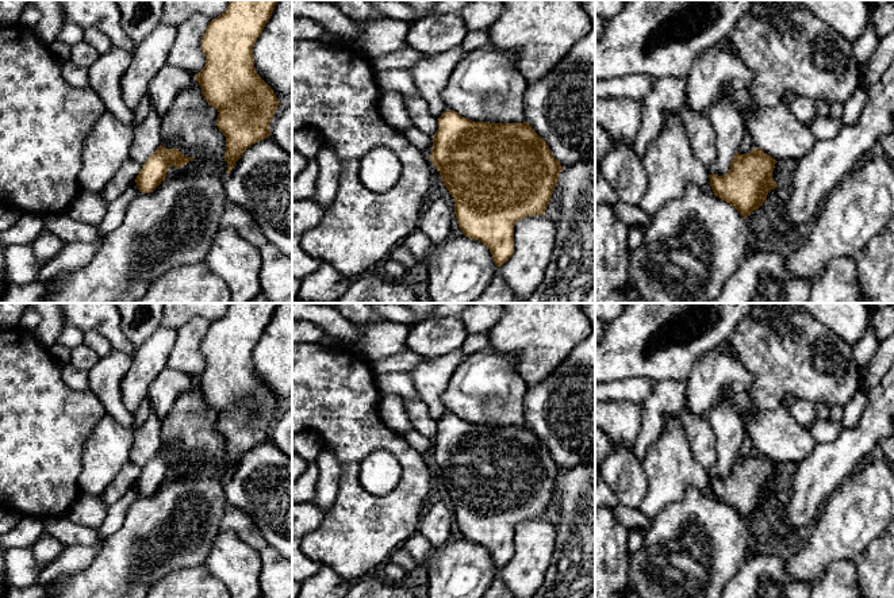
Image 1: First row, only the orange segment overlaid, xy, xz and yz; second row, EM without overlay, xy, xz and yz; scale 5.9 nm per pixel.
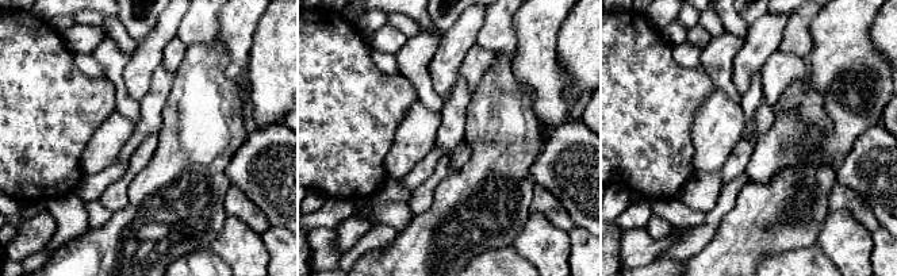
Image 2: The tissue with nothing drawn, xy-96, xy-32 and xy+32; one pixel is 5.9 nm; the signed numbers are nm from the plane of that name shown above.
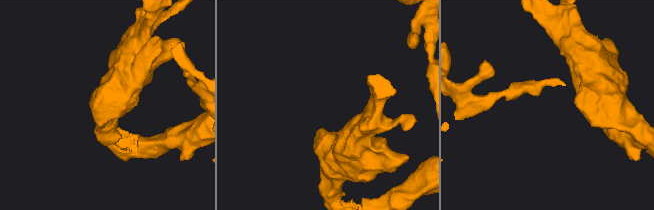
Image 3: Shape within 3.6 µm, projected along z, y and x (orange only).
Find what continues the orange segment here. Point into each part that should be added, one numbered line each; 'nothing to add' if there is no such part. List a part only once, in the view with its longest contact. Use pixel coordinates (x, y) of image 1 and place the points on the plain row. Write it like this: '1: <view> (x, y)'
nothing to add

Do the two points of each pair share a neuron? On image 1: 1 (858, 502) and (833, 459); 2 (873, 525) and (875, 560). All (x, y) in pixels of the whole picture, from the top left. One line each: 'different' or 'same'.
1: different
2: different

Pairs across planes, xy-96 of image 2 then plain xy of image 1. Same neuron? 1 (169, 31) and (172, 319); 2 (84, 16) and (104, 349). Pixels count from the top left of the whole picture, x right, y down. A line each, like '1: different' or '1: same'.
1: different
2: same

